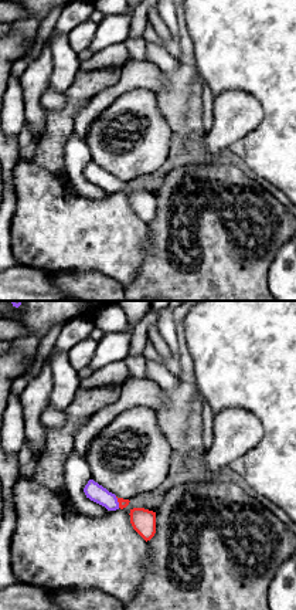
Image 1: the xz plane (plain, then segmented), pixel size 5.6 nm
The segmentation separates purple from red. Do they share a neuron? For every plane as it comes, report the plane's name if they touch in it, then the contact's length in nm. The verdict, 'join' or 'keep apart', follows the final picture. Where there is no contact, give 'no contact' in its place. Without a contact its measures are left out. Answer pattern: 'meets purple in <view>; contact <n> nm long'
meets purple in xz; contact 70 nm long

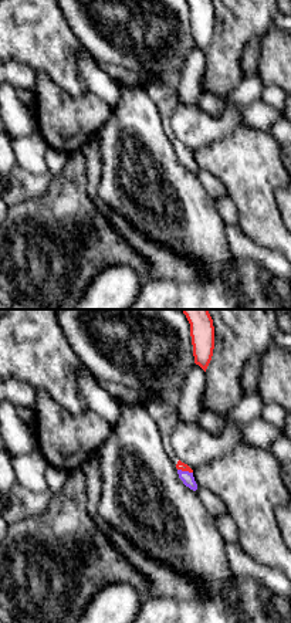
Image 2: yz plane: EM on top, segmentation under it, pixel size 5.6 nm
meets purple in yz; contact 90 nm long

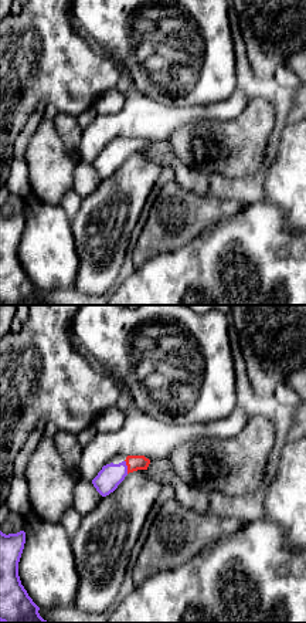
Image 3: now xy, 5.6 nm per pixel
meets purple in xy; contact 80 nm long

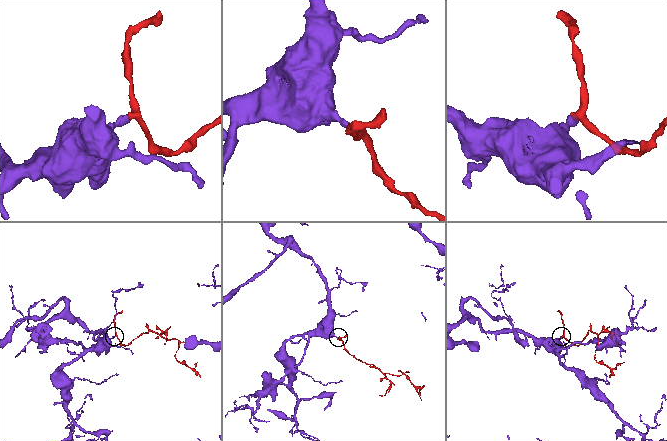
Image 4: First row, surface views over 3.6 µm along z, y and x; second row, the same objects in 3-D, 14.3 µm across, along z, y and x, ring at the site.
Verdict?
join

